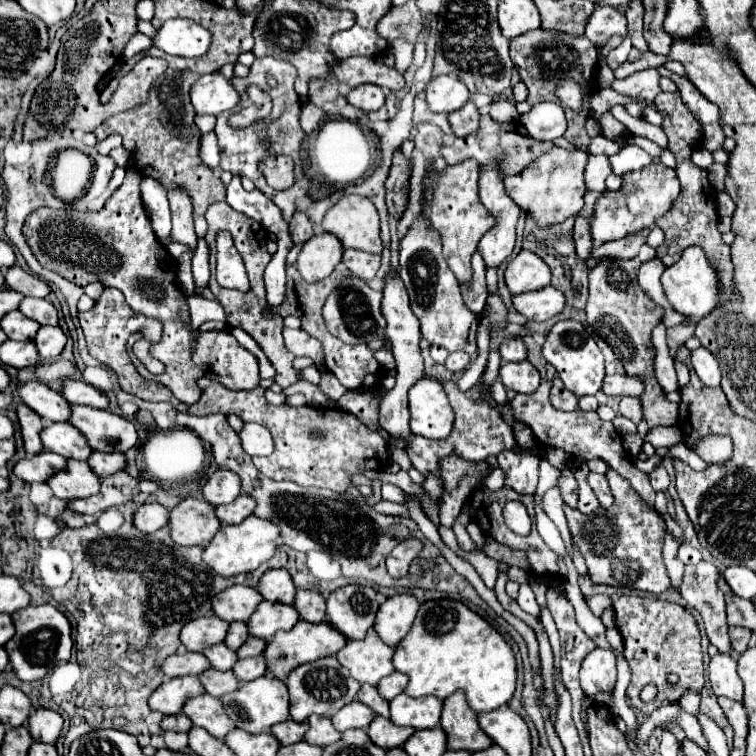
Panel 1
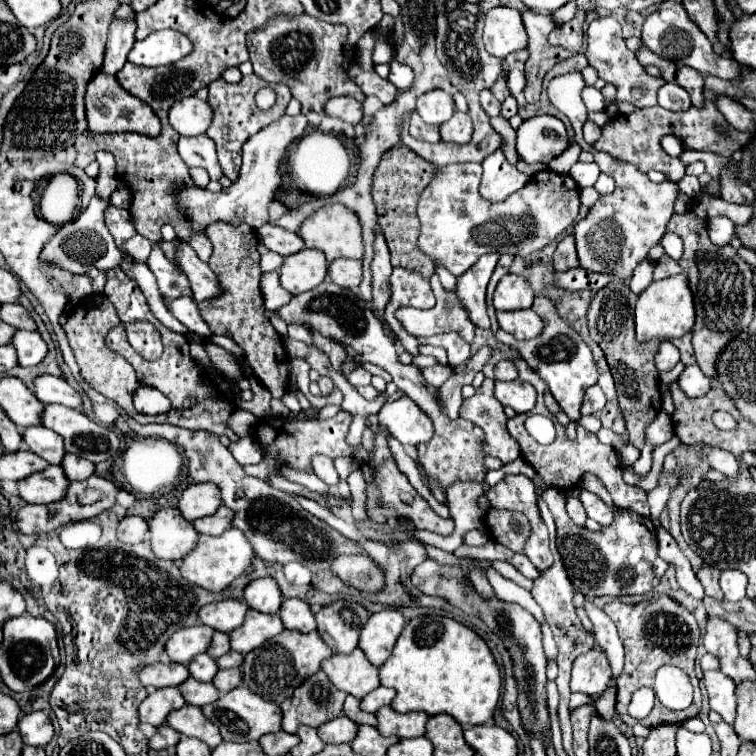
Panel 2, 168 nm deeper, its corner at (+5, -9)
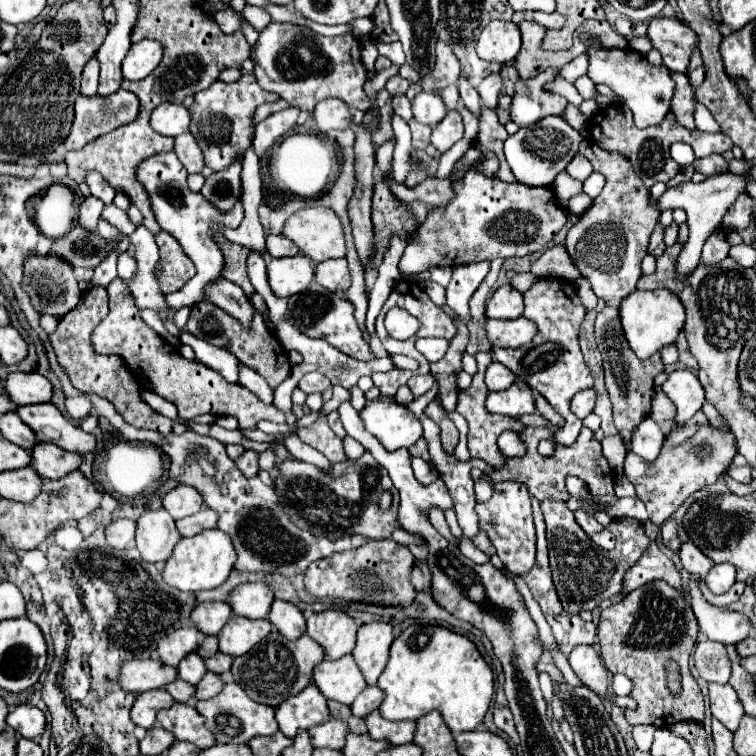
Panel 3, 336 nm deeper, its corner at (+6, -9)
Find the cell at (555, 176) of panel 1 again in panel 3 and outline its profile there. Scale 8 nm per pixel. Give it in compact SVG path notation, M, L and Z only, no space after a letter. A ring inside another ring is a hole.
M470 168L464 178L452 182L452 190L452 200L446 206L432 206L428 220L420 224L420 240L406 246L400 258L404 278L436 266L454 268L480 260L538 252L564 228L568 220L568 214L558 206L552 188L532 188L520 182L506 184L498 178L486 178L476 168Z

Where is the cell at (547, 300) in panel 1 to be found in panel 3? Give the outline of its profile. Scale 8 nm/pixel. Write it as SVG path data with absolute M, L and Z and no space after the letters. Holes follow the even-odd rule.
M520 316L516 320L486 320L488 340L502 348L520 348L536 336L536 324Z

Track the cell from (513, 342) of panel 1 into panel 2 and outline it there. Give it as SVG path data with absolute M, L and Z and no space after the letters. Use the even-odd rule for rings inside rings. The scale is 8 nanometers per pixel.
M509 360L497 362L497 366L495 366L495 378L497 380L505 380L505 382L517 380L517 368L515 368L515 364L509 362Z

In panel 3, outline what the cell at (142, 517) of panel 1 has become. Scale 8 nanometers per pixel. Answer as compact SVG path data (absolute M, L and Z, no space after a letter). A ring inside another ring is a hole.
M114 520L106 528L106 540L112 548L128 548L136 538L136 522L134 520Z

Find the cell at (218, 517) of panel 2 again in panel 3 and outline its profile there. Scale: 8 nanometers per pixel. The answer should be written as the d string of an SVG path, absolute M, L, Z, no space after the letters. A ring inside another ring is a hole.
M204 508L194 516L188 516L184 520L176 520L176 526L182 536L194 536L206 528L216 528L216 520L218 520L216 512L212 512L210 508Z

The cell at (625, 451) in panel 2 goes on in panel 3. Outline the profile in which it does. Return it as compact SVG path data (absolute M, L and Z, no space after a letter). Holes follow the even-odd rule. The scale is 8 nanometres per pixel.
M672 426L670 436L664 440L662 452L656 462L642 462L640 456L628 450L624 461L624 475L634 484L638 498L646 504L650 520L662 526L680 504L706 484L714 484L718 476L730 466L736 454L736 440L712 426Z

